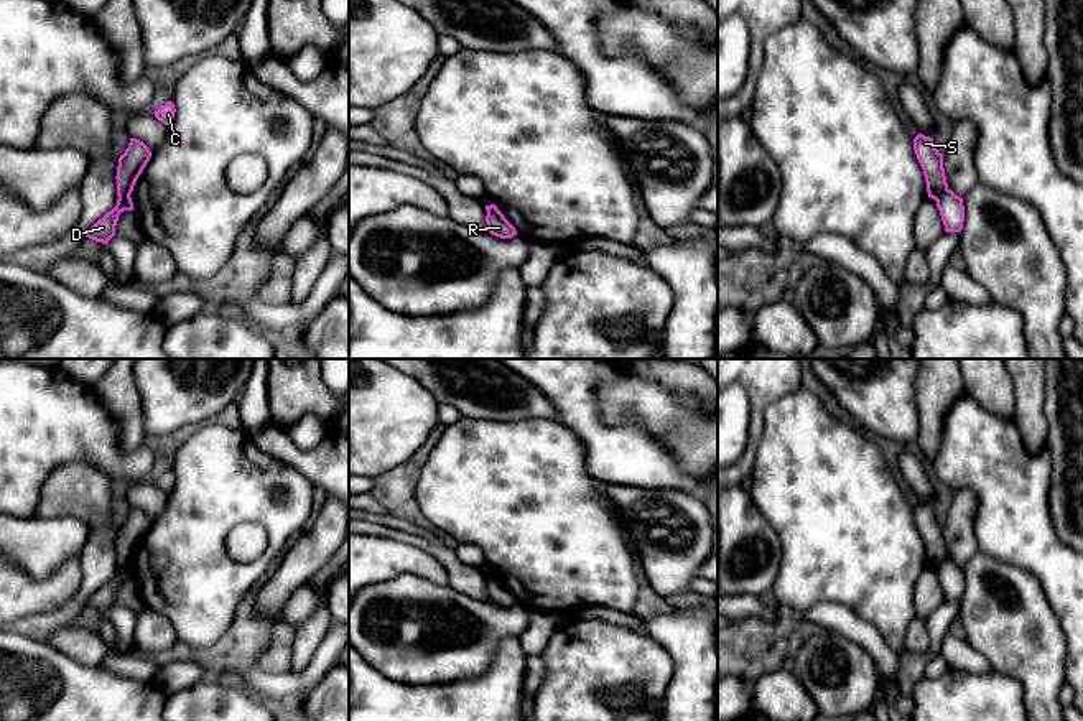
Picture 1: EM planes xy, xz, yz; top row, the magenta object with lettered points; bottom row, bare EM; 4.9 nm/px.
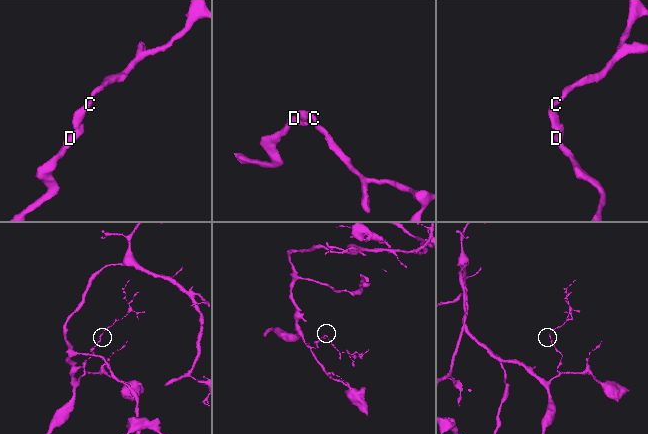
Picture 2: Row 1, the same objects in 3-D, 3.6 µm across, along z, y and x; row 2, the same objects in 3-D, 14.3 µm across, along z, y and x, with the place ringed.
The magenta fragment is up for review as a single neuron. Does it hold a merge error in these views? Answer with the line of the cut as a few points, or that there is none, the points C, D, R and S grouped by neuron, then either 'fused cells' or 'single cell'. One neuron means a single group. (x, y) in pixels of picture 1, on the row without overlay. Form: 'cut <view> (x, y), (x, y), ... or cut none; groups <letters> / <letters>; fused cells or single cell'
cut yz (947, 557), (935, 568); groups C S / D R; fused cells

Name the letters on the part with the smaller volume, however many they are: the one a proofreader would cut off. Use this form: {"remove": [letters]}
{"remove": ["C", "S"]}

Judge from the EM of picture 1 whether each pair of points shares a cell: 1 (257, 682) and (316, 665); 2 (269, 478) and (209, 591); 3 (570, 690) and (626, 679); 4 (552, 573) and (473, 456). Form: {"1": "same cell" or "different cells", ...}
{"1": "same cell", "2": "same cell", "3": "same cell", "4": "same cell"}

